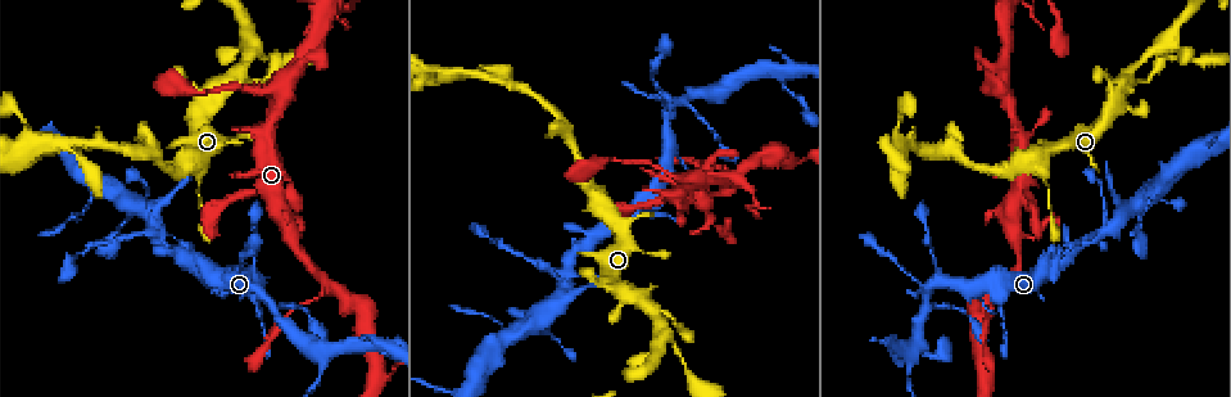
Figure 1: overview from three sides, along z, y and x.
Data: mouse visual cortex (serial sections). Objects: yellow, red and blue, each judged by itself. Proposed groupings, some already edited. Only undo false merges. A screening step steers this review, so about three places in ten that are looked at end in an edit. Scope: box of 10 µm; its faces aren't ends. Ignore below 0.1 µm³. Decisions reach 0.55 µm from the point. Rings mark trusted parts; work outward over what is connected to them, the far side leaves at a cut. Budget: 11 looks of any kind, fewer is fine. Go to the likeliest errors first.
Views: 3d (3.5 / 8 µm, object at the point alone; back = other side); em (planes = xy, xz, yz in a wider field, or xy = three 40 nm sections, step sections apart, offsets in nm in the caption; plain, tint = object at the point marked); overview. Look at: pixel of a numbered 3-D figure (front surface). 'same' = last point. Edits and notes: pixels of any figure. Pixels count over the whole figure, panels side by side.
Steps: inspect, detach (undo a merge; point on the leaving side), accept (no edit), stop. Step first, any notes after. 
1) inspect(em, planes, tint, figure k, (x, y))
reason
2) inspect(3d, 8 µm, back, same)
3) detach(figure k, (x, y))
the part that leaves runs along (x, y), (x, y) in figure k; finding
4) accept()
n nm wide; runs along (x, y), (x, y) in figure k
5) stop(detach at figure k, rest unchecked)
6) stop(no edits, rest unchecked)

inspect(3d, 3.5 µm, back, figure 1, (671, 106))
sharp bend

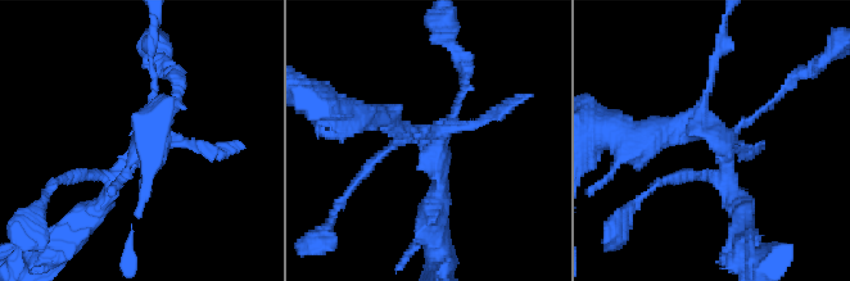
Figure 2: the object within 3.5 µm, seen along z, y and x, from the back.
inspect(em, xy, step 3, tint, figure 2, (438, 147))
now the EM

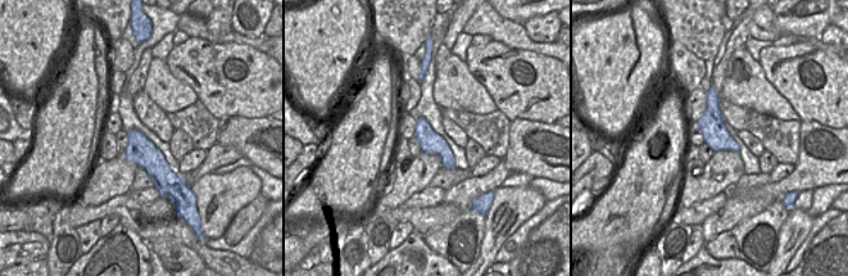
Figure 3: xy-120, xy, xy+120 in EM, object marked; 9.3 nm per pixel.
accept()
runs along (624, 134), (710, 130), (733, 198) in figure 2; all the same cell

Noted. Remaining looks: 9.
inspect(3d, 8 µm, figure 1, (777, 73))
thick turns thin

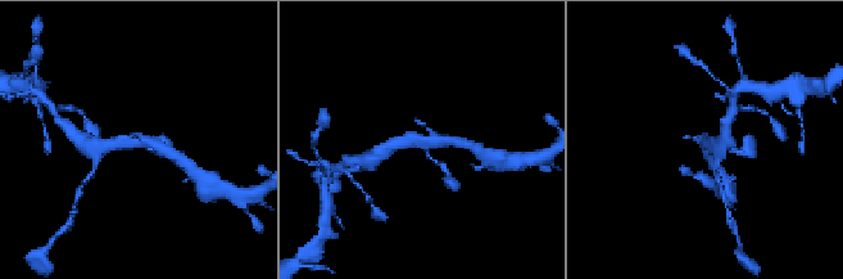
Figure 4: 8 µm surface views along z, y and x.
inspect(3d, 3.5 µm, same)
closer look

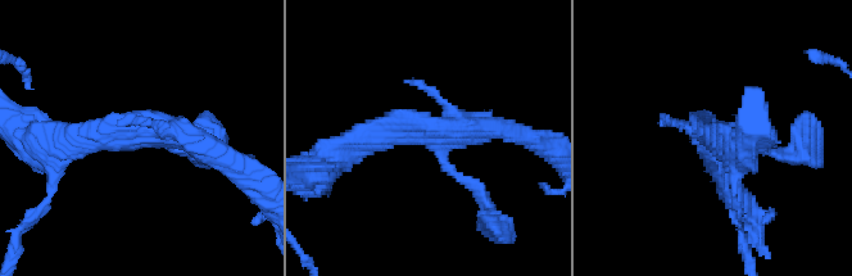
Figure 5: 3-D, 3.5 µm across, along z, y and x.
inspect(em, xy, step 1, tint, figure 5, (142, 136))

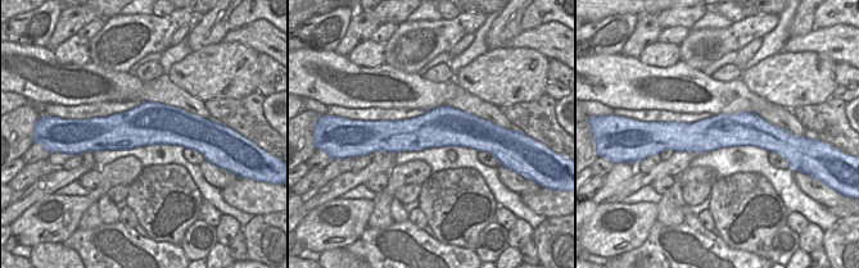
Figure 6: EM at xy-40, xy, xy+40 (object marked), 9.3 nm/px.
accept()
runs along (89, 126), (182, 128), (199, 141) in figure 6; continuous, no second cell

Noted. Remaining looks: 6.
inspect(3d, 3.5 µm, back, figure 1, (437, 72))
abrupt turn

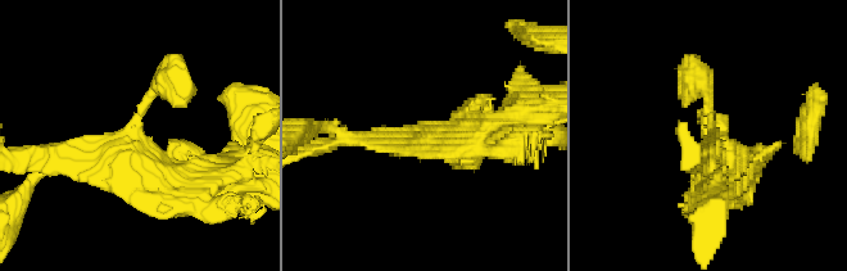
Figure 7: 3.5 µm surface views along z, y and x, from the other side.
inspect(em, xy, step 5, tint, figure 7, (139, 115))
3 arms; arms of 250, 300, 350 nm; shape alone is not enough

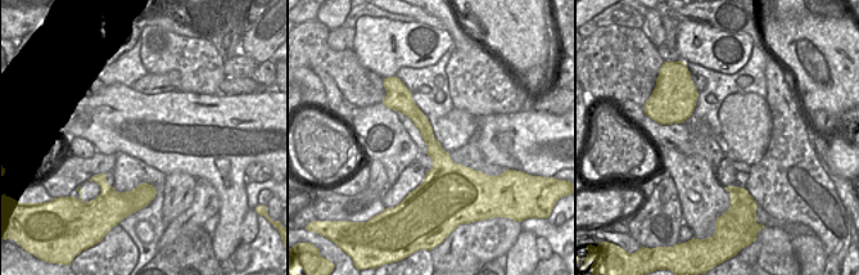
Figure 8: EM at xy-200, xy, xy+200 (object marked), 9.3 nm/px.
inspect(em, xy, step 1, tint, same)
another direction

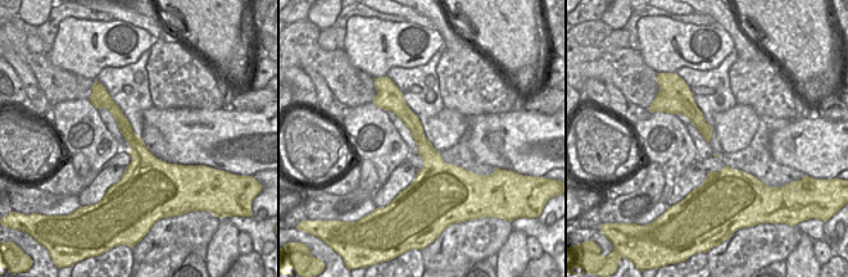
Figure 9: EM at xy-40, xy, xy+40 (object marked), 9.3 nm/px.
accept()
runs along (394, 92), (429, 154), (415, 195) in figure 9; all the same cell

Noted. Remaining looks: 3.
inspect(3d, 3.5 µm, figure 1, (1159, 47))
sudden change in width

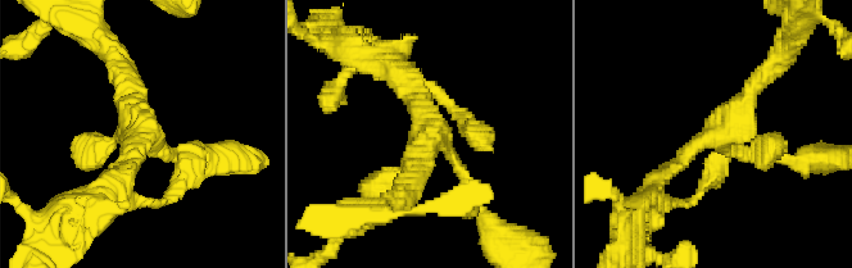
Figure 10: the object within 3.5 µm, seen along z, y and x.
inspect(em, xy, step 5, tint, figure 10, (719, 137))

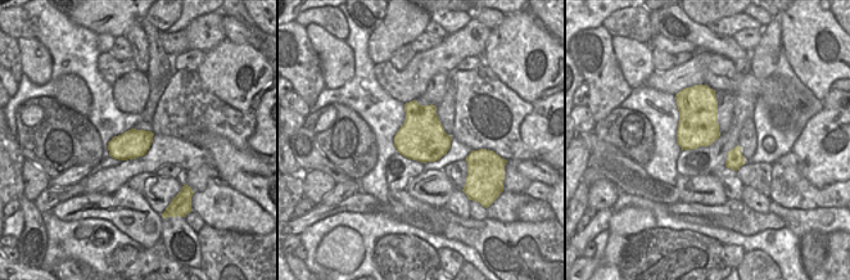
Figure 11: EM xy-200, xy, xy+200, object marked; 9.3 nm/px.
accept()
runs along (400, 73), (476, 201) in figure 10; all the same cell

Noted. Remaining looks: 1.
stop(no edits, rest unchecked)

